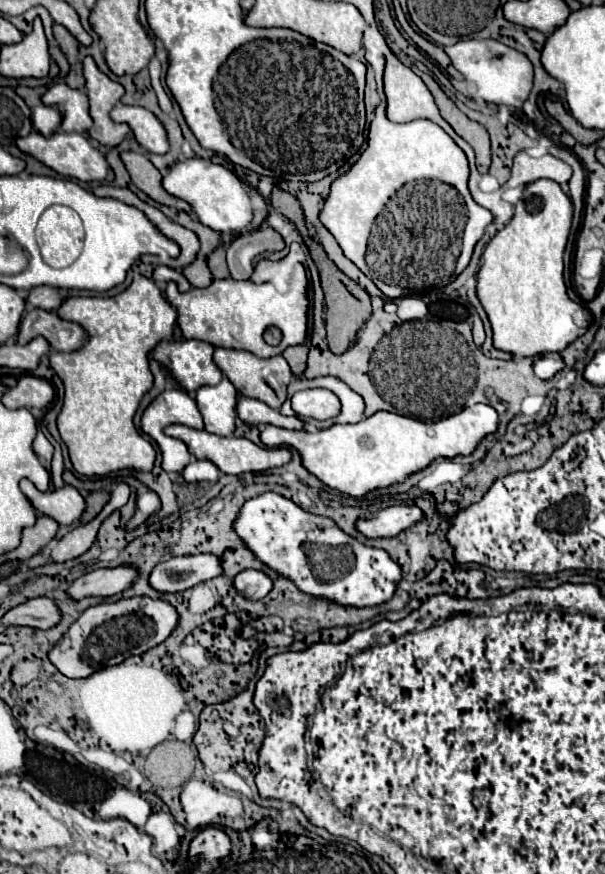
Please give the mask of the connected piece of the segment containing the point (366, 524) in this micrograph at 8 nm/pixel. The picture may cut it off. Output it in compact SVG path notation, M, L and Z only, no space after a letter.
M401 504L401 506L391 506L385 510L379 510L371 520L359 520L357 528L367 538L391 538L391 536L397 536L399 532L407 530L409 526L421 522L423 516L425 514L421 508Z

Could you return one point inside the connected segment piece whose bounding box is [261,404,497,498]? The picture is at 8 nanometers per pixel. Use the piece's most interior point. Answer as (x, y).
(378, 452)

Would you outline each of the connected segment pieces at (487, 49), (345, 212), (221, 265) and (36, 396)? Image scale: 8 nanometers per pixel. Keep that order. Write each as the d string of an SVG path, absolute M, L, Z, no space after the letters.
M463 40L453 46L445 46L453 66L465 76L463 92L471 100L483 100L491 104L507 104L521 108L533 87L533 66L527 57L497 40Z
M377 110L369 126L367 150L351 166L349 172L333 180L331 192L325 200L319 218L323 226L335 236L345 256L365 276L369 276L387 298L395 300L399 296L423 296L423 292L431 288L447 286L465 270L465 266L471 260L475 244L485 234L485 228L493 222L493 214L481 208L471 198L467 180L469 180L467 156L441 126L437 126L431 120L413 120L407 124L395 124L389 122L385 110Z
M219 246L211 256L209 256L209 268L215 278L227 278L227 262L225 262L225 246Z
M27 374L17 382L15 388L11 388L3 396L3 404L11 410L17 410L17 408L39 408L39 410L43 410L51 404L53 396L55 396L55 390L47 380Z

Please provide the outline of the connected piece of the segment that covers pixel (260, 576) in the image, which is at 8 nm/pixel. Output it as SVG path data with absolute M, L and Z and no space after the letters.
M243 570L233 578L233 584L245 598L251 600L265 598L273 588L273 580L261 570Z

